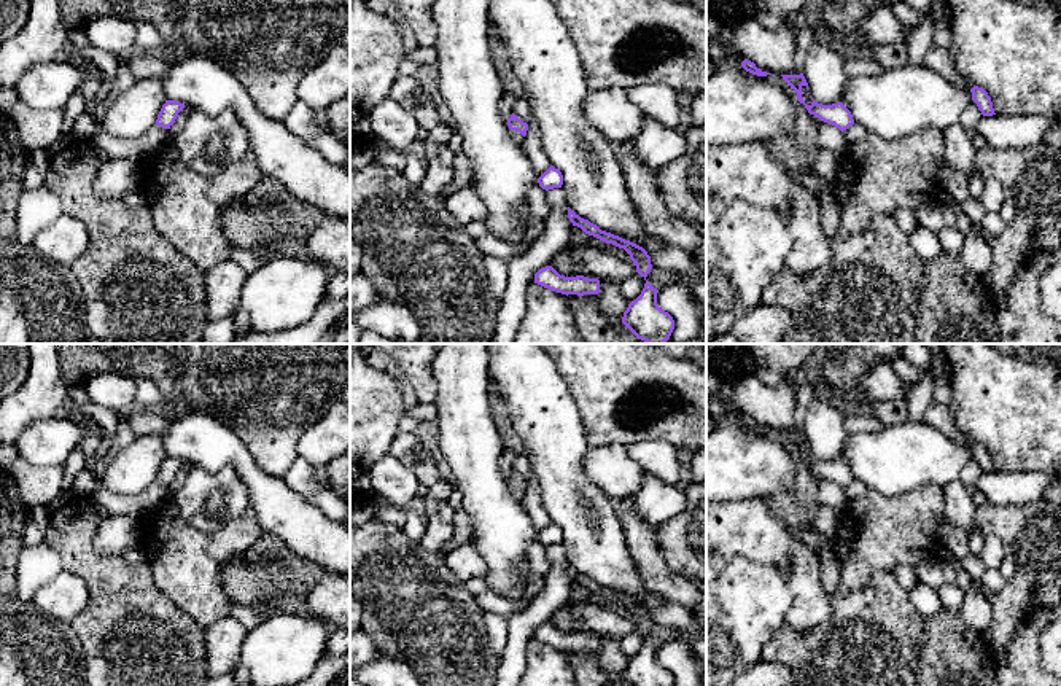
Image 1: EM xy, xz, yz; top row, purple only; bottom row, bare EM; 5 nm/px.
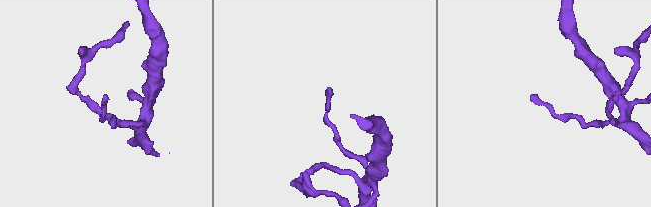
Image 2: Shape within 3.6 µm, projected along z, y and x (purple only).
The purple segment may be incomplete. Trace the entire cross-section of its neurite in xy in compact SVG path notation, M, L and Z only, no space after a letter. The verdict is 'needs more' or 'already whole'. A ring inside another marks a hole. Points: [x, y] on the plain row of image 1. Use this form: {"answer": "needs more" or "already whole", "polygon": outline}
{"answer": "already whole", "polygon": "M165 457L165 460L162 462L157 476L156 476L156 482L161 482L164 485L170 485L170 482L175 479L178 470L185 465L183 460L175 458L175 457Z"}

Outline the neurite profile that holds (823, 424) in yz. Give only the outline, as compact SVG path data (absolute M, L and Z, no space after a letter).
M814 395L808 403L802 430L808 439L811 455L822 462L840 458L849 433L843 423L845 407L824 395Z

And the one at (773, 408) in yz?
M756 374L729 377L717 392L706 395L706 417L722 425L741 423L748 415L767 430L800 431L802 423L795 422L795 401L797 393L787 384L768 387ZM717 400L725 403L725 409L714 415L711 406Z

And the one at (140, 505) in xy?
M154 482L137 495L116 495L108 492L102 484L91 493L91 500L108 511L108 514L122 514L142 519L153 513L167 497L169 485Z

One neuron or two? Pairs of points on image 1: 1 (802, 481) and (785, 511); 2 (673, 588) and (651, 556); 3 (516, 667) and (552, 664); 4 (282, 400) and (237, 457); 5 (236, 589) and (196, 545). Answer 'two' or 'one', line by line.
1: one
2: one
3: two
4: two
5: two

